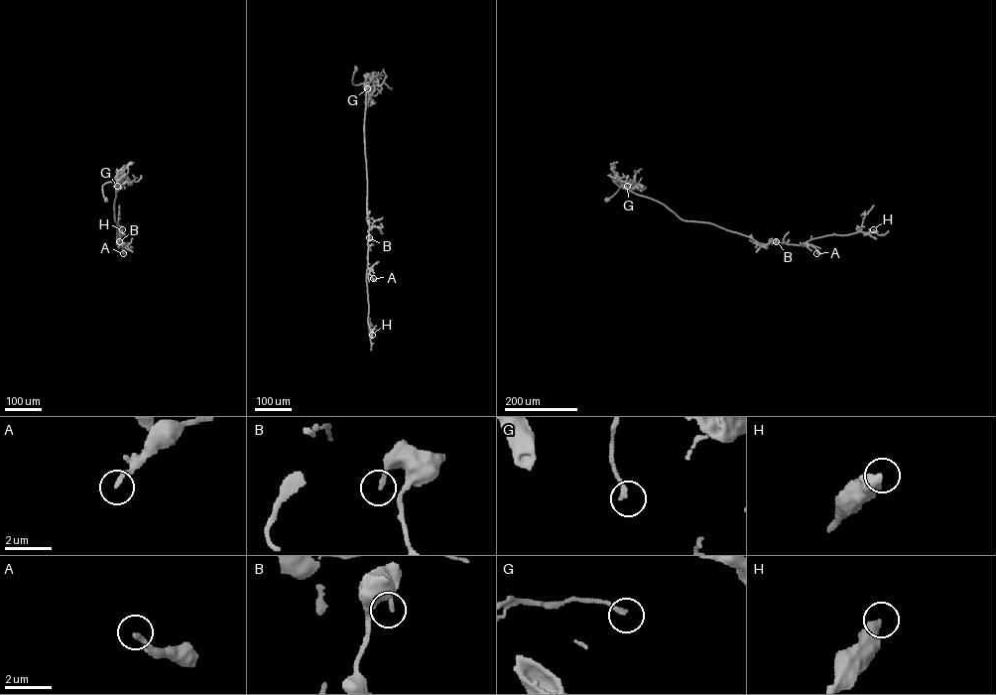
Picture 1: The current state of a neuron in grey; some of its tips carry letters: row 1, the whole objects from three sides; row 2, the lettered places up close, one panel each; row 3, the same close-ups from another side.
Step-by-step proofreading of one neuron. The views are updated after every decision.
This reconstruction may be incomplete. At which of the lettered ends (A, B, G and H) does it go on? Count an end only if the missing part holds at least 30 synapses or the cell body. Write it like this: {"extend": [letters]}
{"extend": []}

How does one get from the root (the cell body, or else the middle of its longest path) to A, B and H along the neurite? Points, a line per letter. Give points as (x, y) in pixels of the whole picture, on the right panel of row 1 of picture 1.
A: (607, 200), (623, 182), (631, 191), (662, 203), (684, 220), (712, 223), (763, 244), (806, 242), (816, 253)
B: (607, 200), (623, 182), (631, 191), (662, 203), (684, 220), (712, 223), (763, 244), (776, 241)
H: (607, 200), (623, 182), (683, 219), (712, 223), (763, 244), (801, 245), (873, 229)

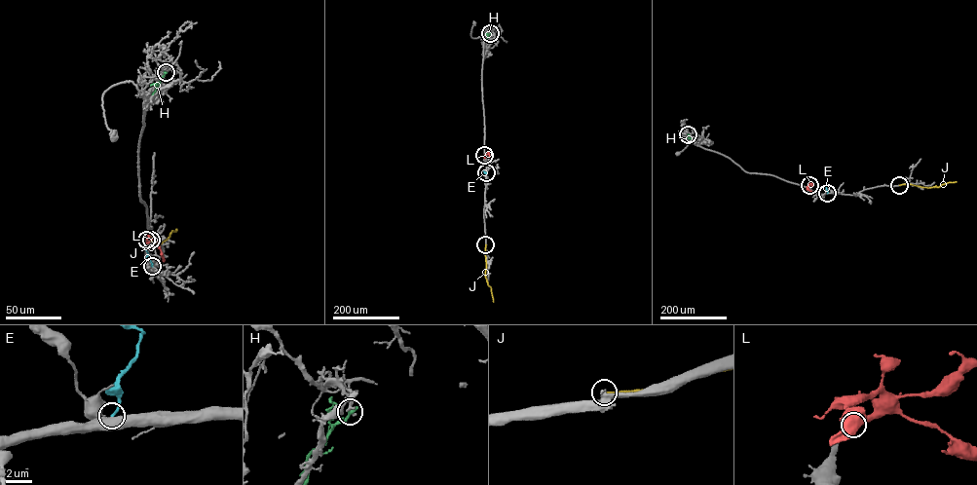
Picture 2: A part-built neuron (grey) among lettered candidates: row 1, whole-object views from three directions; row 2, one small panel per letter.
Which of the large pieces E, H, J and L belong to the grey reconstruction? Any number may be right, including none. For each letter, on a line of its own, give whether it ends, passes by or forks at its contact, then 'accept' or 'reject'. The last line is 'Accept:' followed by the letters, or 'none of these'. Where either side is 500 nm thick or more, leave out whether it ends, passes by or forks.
E: reject
H: it ends; reject
J: it ends; reject
L: it ends; accept
Accept: L

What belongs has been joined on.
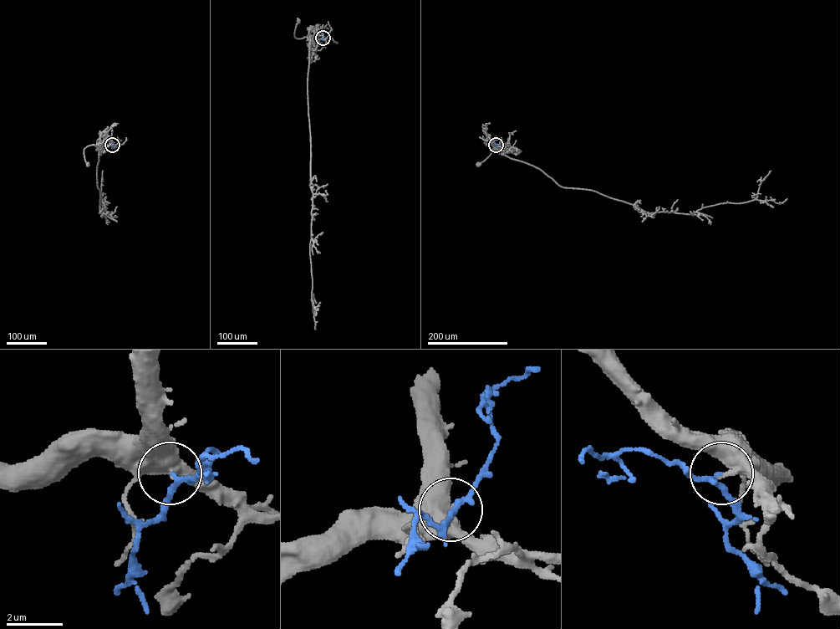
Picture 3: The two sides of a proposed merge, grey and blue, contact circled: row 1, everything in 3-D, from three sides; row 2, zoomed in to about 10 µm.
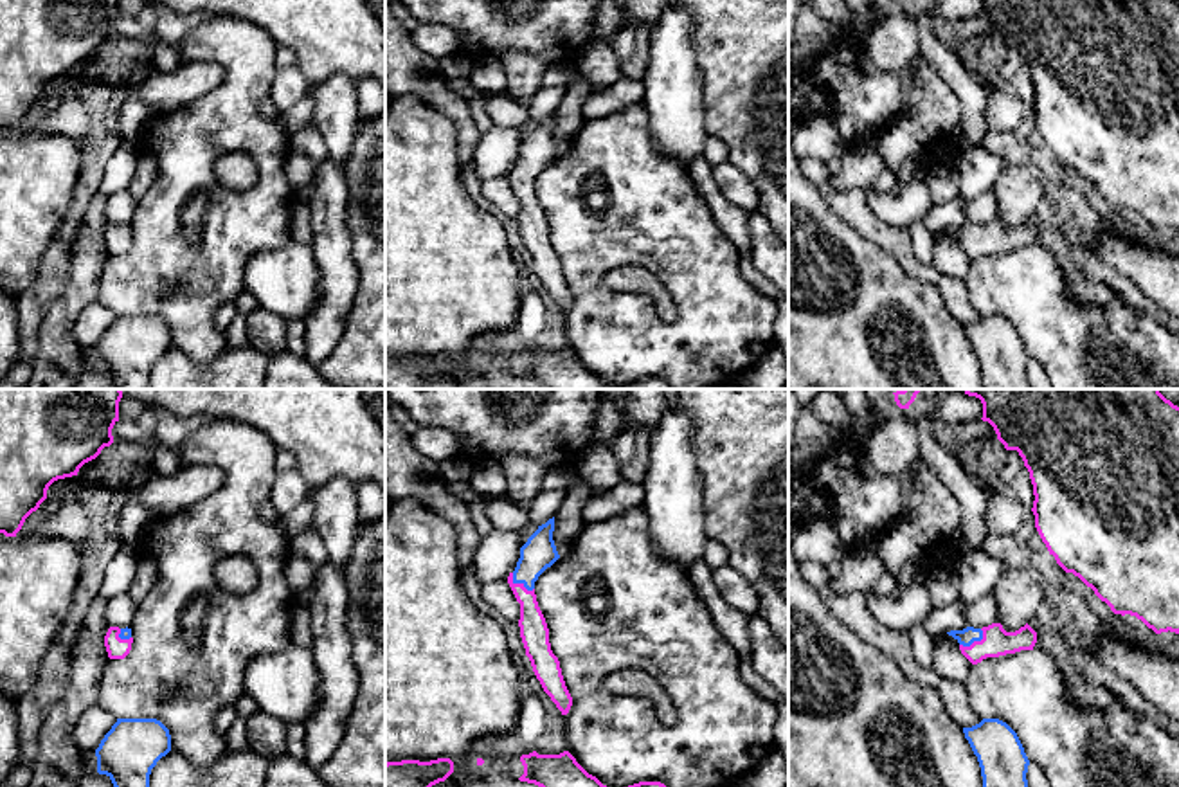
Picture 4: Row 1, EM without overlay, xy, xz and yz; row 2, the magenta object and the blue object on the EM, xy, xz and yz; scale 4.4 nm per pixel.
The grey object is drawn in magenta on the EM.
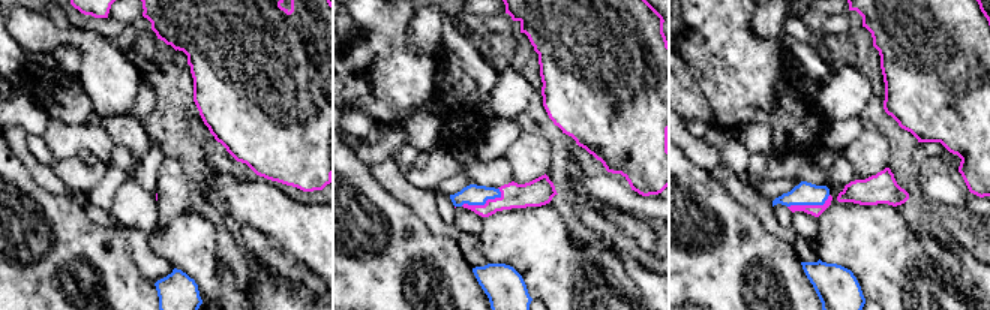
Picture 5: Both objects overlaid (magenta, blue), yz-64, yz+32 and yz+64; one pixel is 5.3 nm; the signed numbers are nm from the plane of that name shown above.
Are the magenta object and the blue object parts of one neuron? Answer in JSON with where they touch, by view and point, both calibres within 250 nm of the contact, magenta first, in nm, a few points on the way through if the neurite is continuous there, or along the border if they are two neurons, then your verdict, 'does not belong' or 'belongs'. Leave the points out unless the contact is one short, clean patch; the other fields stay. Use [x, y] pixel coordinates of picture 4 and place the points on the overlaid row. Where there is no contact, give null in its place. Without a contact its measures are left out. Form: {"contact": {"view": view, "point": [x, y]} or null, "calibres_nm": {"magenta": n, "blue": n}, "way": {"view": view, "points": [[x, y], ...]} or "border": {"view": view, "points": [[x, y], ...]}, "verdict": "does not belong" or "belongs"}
{"contact": {"view": "xz", "point": [521, 584]}, "calibres_nm": {"magenta": 130, "blue": 150}, "way": {"view": "xz", "points": [[533, 629], [528, 598], [521, 584], [539, 553]]}, "verdict": "belongs"}

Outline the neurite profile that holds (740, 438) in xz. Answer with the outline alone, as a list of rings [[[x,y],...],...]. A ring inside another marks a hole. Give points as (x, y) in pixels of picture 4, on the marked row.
[[[680,389],[679,405],[695,420],[695,456],[704,483],[704,528],[709,538],[729,551],[729,565],[738,571],[758,593],[758,614],[767,621],[781,647],[788,652],[788,389]]]

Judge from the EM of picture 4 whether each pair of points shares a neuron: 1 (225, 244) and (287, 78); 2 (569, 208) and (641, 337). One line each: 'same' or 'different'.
1: different
2: same

